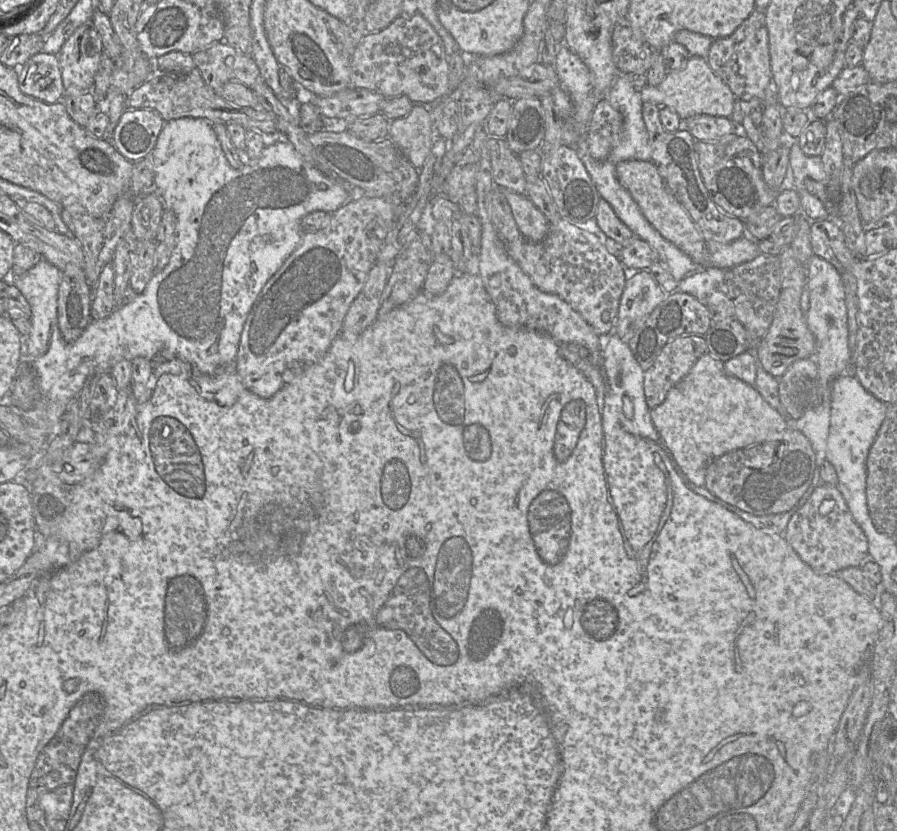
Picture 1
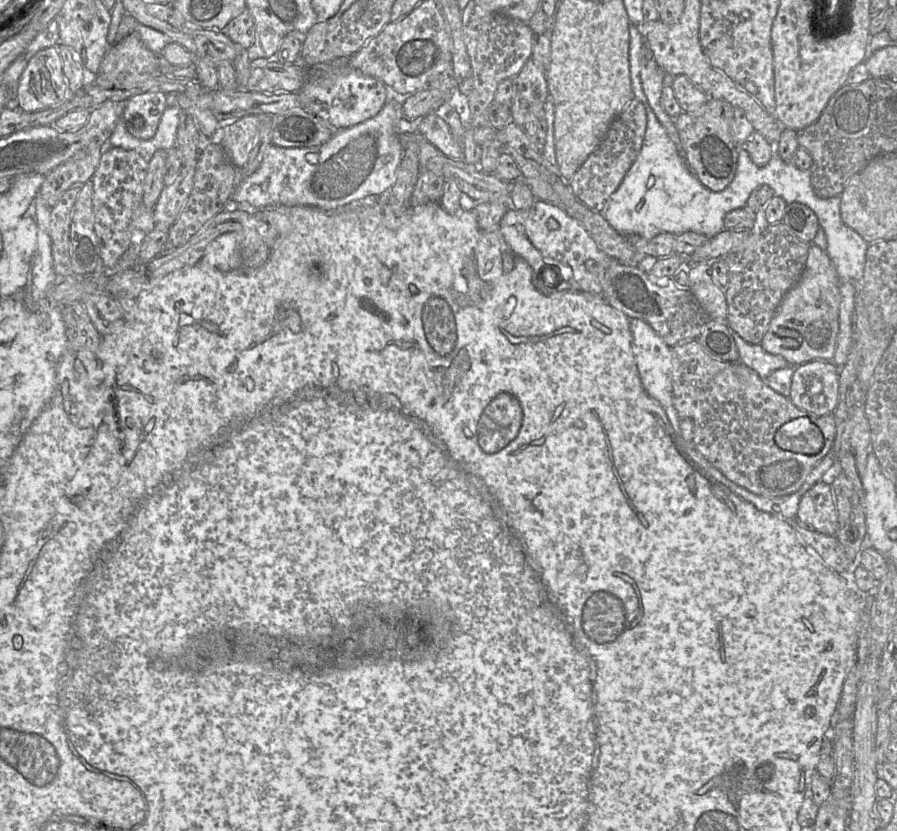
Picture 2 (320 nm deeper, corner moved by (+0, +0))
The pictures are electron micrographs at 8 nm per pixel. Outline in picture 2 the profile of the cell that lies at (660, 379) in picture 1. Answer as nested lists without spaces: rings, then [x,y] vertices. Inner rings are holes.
[[[686,340],[671,347],[671,380],[673,405],[682,418],[693,420],[693,444],[709,465],[720,471],[728,480],[768,498],[796,492],[813,467],[831,451],[836,434],[834,413],[816,416],[796,407],[789,397],[771,389],[753,369],[741,361],[722,362],[711,357],[696,340]],[[808,417],[822,432],[823,446],[813,455],[783,450],[774,441],[776,431],[786,422]]]

